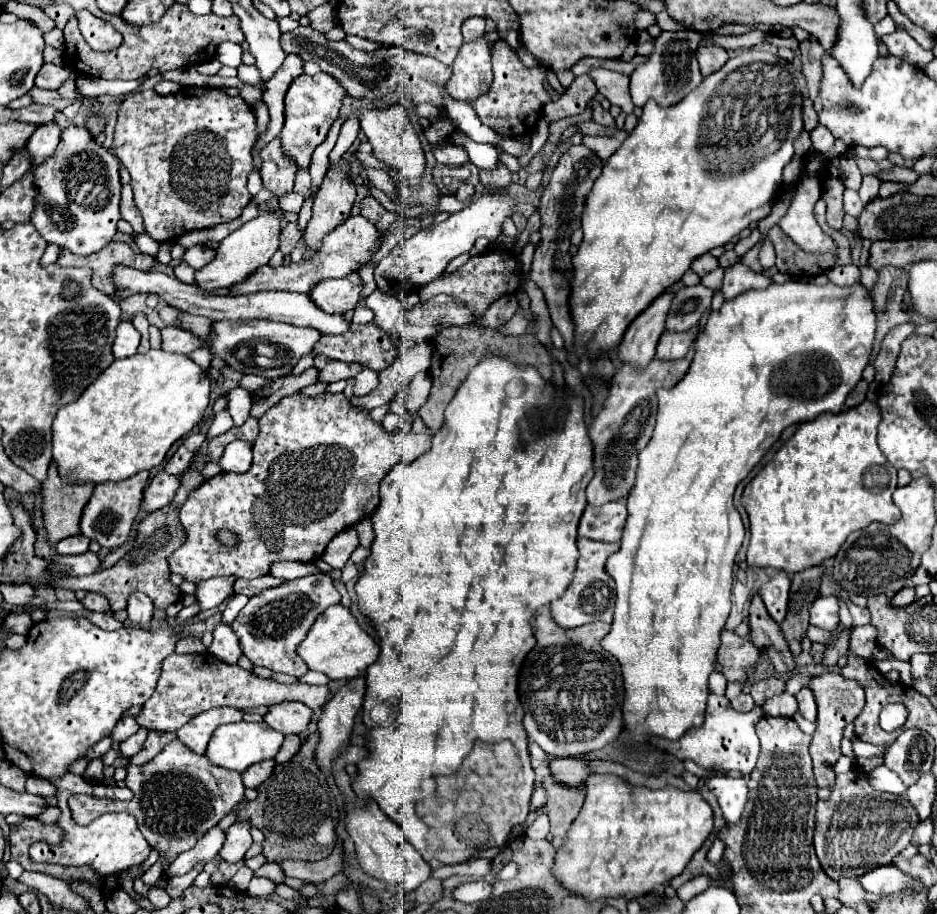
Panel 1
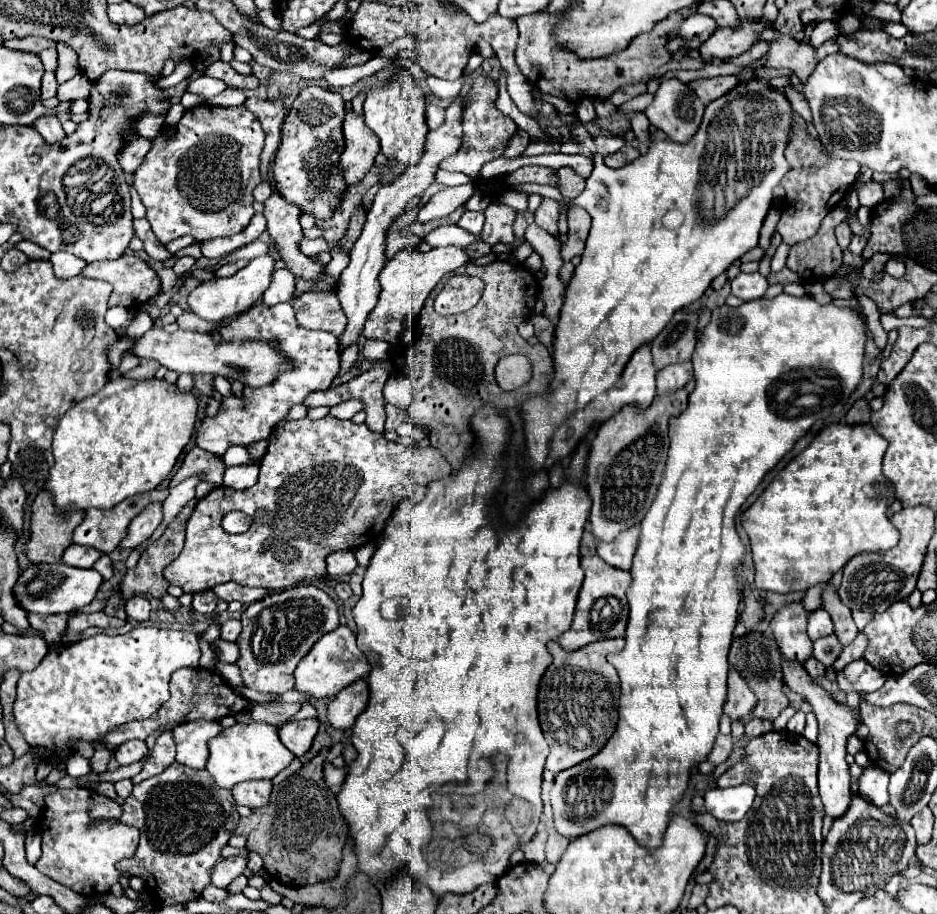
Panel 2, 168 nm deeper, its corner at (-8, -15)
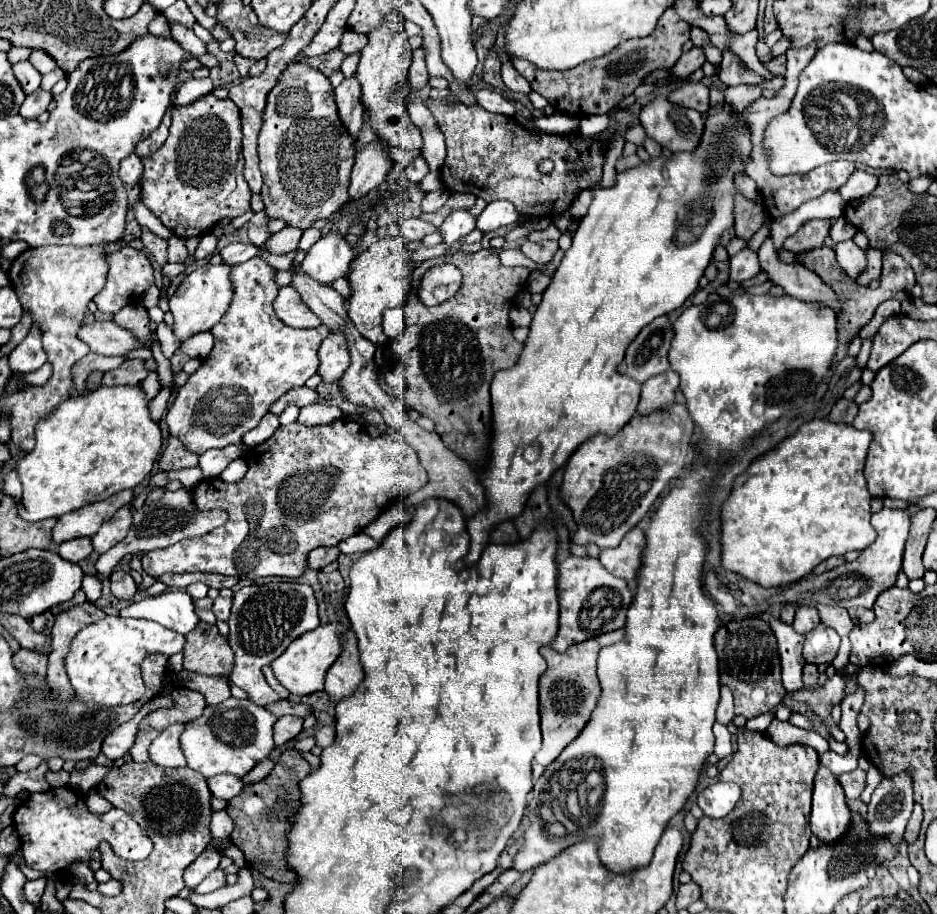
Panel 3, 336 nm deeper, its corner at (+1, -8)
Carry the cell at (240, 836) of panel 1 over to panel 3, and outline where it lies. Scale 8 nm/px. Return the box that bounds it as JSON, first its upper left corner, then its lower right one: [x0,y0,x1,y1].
[184,848,222,890]

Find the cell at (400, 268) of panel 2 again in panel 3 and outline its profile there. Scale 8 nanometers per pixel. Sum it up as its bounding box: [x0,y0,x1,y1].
[348,238,414,344]

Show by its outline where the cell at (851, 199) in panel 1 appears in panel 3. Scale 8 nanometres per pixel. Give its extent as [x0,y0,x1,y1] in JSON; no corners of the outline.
[836,240,868,278]

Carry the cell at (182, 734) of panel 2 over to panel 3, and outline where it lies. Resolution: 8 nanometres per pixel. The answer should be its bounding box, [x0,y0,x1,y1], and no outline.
[148,724,186,768]

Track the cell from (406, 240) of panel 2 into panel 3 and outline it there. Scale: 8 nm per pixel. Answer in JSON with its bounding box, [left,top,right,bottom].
[402,218,438,242]

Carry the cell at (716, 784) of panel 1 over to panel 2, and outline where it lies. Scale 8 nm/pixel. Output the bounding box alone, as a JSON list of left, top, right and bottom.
[705,783,755,821]

